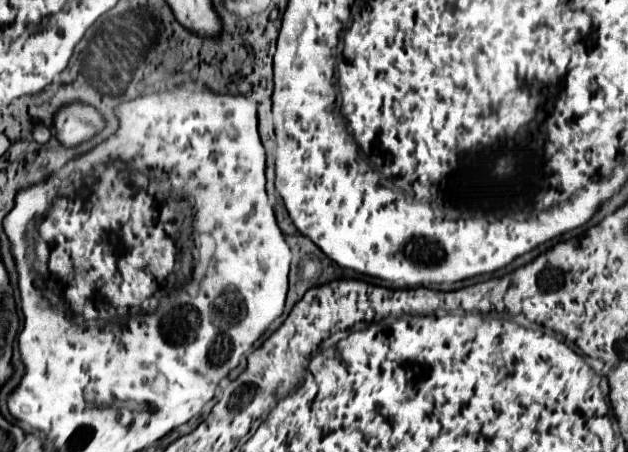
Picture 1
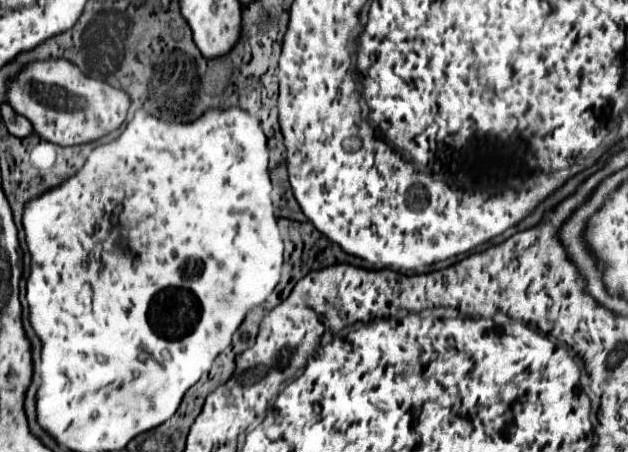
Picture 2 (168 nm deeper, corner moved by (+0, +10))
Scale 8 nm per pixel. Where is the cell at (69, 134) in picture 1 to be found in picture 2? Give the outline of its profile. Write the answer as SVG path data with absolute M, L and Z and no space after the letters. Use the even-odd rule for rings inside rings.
M49 60L35 62L17 76L11 84L9 106L31 120L35 134L59 146L75 146L117 130L125 122L129 96L107 82L85 76L67 60Z

